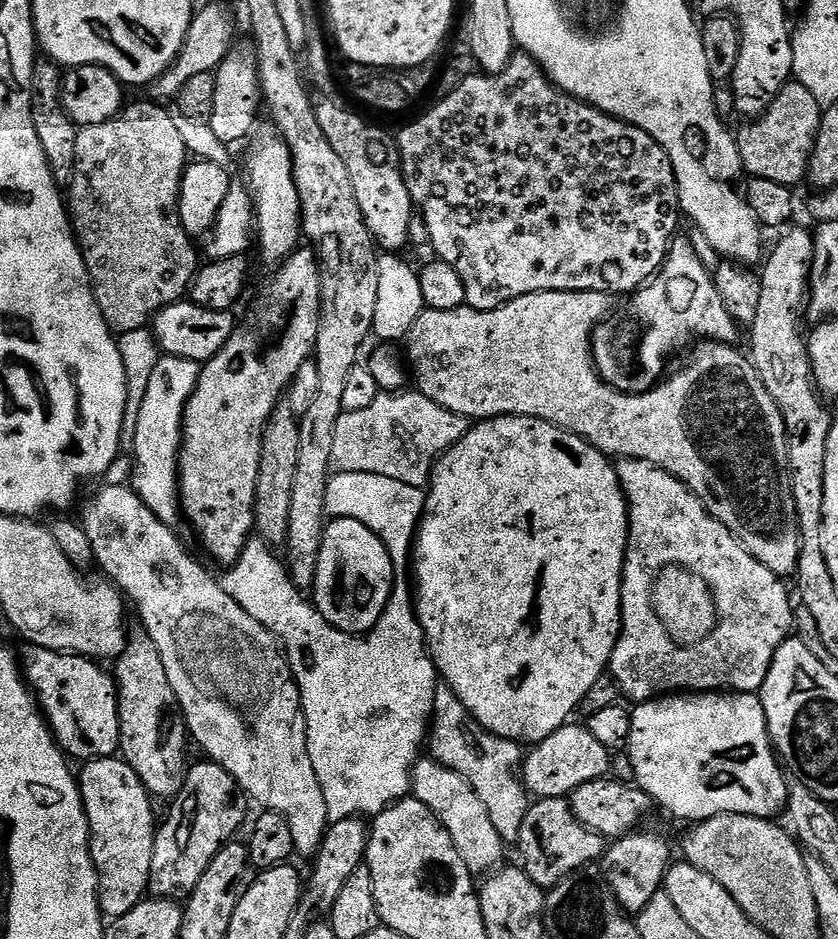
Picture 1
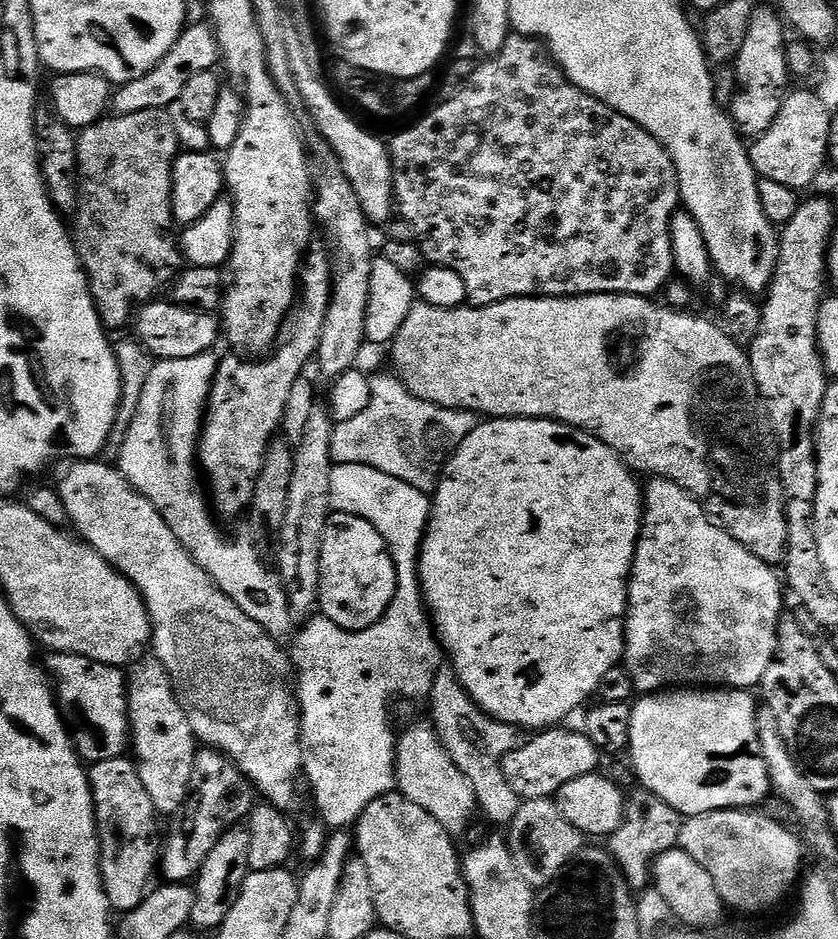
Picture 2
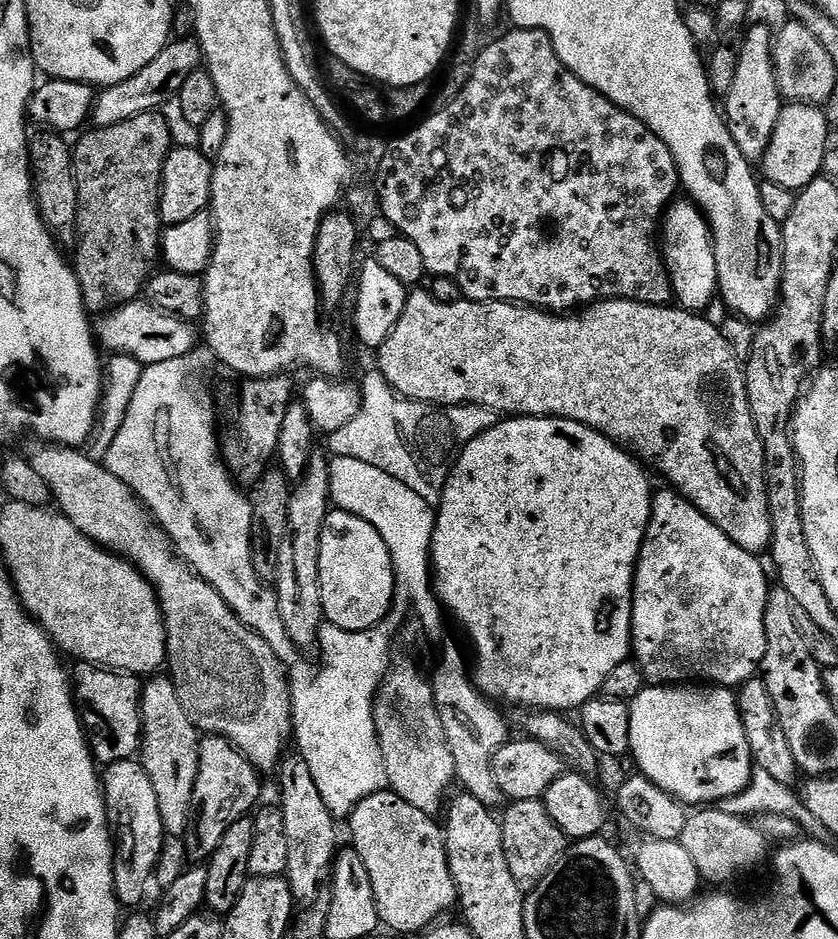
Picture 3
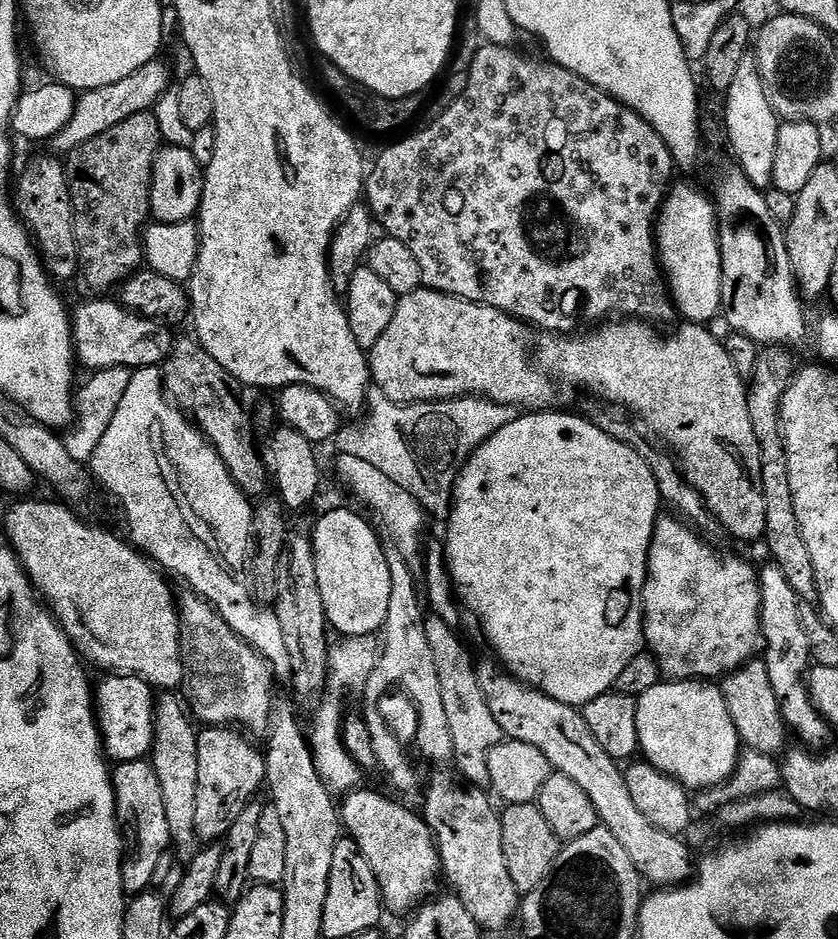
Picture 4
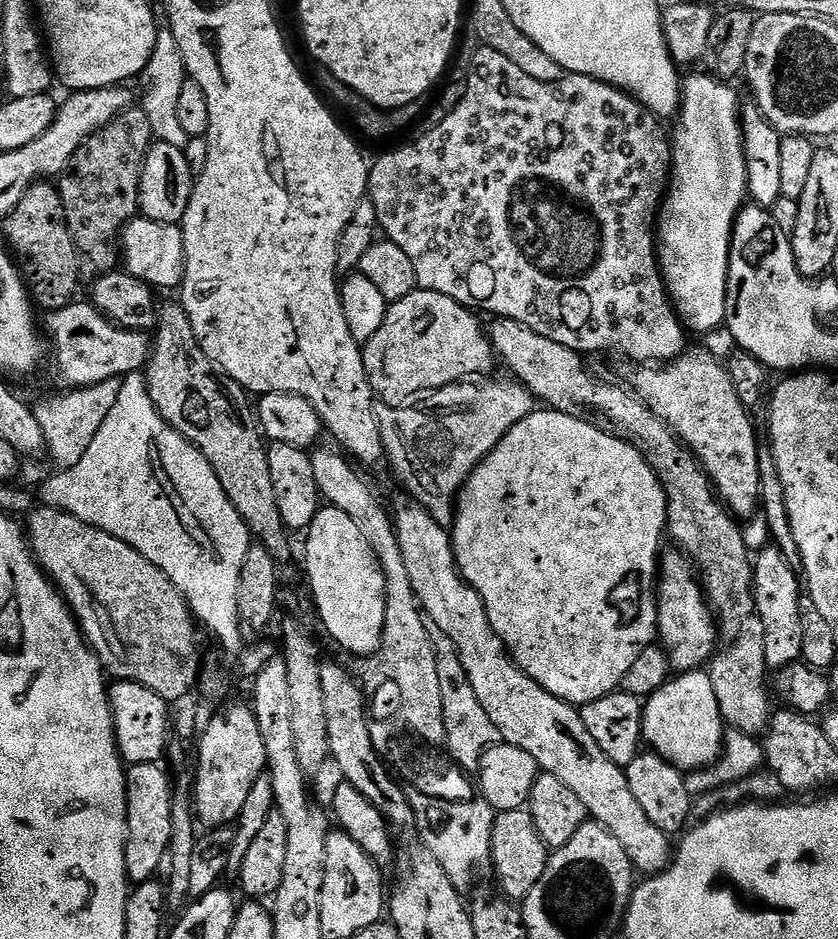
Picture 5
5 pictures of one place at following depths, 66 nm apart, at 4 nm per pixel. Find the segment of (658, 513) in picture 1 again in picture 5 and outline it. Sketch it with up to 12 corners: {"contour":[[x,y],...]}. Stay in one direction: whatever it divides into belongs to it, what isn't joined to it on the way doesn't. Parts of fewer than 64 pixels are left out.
{"contour":[[658,565],[658,640],[677,673],[703,669],[718,625],[694,565]]}

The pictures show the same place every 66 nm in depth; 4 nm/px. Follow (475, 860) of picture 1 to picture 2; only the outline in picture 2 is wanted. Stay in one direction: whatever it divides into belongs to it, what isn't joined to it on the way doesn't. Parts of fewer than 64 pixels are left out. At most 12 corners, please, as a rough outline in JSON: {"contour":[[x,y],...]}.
{"contour":[[436,737],[396,742],[396,788],[453,837],[478,816],[474,786]]}

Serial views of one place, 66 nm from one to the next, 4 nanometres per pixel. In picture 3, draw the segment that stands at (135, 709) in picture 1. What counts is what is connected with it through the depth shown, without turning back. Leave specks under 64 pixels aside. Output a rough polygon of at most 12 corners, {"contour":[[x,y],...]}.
{"contour":[[171,679],[140,689],[140,765],[169,837],[194,816],[201,733]]}

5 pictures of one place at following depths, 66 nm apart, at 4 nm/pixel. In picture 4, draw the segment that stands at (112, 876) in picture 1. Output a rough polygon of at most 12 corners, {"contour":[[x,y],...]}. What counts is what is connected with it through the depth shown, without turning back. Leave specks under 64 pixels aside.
{"contour":[[147,759],[116,764],[125,893],[153,887],[172,843]]}

